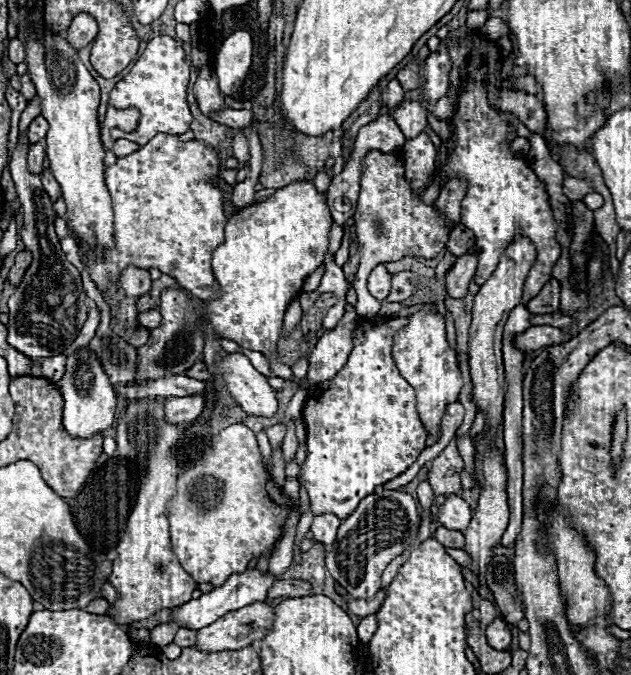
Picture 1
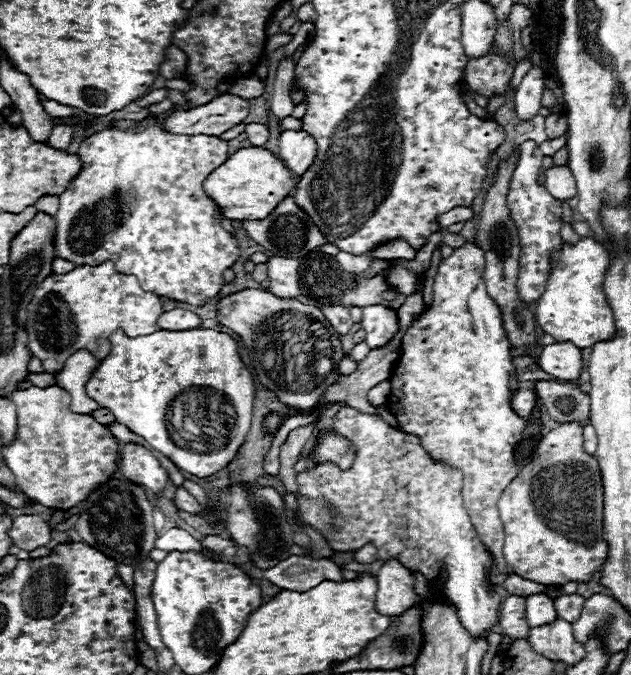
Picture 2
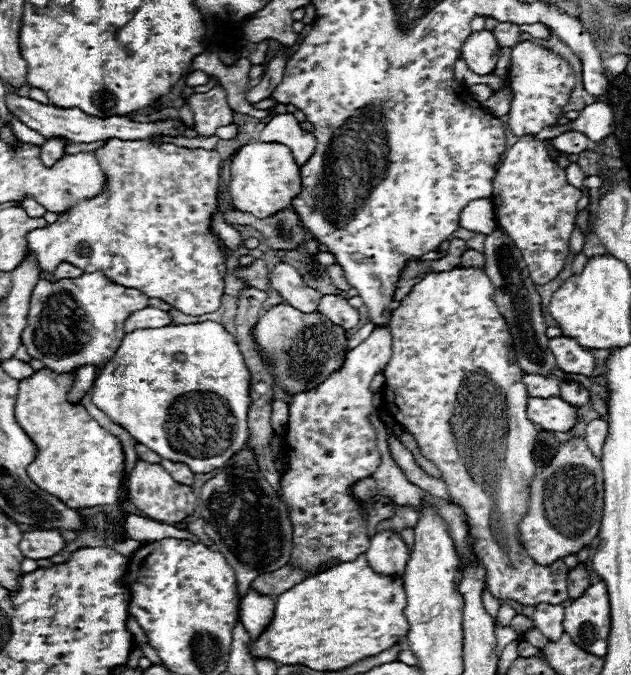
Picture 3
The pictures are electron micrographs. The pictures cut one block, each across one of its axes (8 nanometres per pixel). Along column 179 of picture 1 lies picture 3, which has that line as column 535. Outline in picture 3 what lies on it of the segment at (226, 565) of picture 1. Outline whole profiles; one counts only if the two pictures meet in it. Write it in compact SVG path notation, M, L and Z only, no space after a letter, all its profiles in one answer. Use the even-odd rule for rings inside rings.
M574 438L574 440L568 440L566 444L560 444L550 466L534 476L528 516L524 516L524 520L520 522L520 534L522 534L520 540L526 546L528 554L538 564L552 564L556 558L564 558L572 552L578 552L582 546L590 544L600 530L602 498L604 498L604 476L602 476L600 458L596 458L588 450L582 438Z

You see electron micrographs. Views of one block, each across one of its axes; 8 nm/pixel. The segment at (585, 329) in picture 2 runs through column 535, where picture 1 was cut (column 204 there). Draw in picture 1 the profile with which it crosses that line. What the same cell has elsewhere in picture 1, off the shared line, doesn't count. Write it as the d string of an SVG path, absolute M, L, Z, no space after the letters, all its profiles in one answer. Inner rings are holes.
M292 182L272 194L272 200L256 202L232 216L226 224L226 242L212 254L212 270L220 284L220 298L206 302L206 322L214 326L222 338L234 340L242 348L262 352L270 360L276 376L292 380L302 390L308 388L308 378L298 380L292 370L280 362L274 350L286 306L302 292L306 276L324 260L330 224L332 216L326 198L316 192L314 184Z

